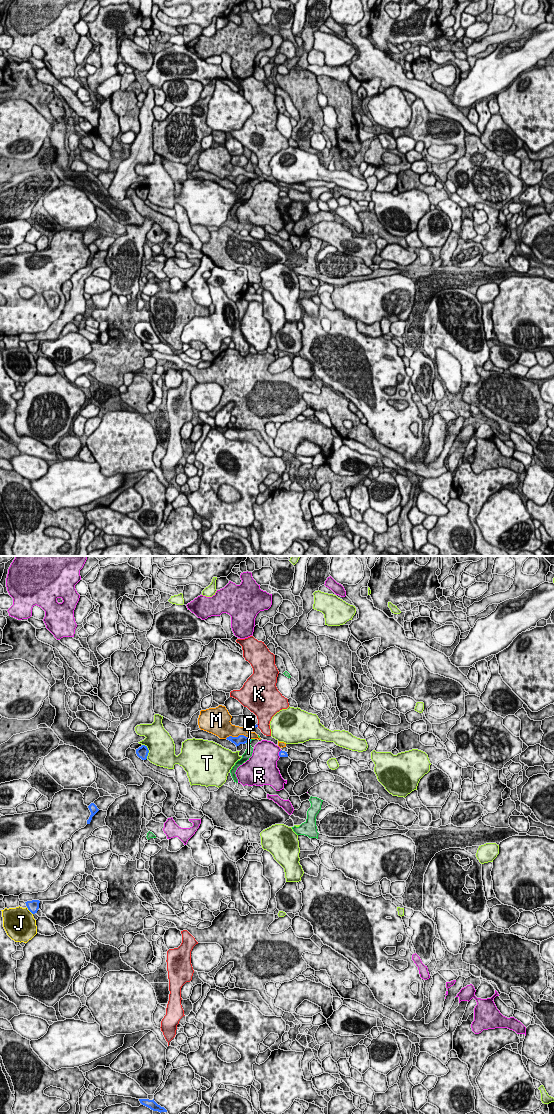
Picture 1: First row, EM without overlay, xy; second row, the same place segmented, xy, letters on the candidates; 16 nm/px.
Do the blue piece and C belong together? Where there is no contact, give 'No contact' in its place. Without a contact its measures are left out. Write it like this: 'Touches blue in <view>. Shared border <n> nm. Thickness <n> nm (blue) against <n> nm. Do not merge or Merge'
Touches blue in xy. Shared border 120 nm. Thickness 160 nm (blue) against 130 nm. Do not merge

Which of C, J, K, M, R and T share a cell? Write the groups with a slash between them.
C / J / K / M / R / T

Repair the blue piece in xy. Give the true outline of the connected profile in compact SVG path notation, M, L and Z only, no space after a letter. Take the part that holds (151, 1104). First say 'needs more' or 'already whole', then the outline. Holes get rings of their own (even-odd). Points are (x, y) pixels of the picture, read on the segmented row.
already whole | M139 1099L140 1103L148 1108L150 1108L153 1111L158 1111L158 1112L167 1112L167 1110L164 1107L161 1107L158 1105L154 1099L149 1100L149 1099Z

